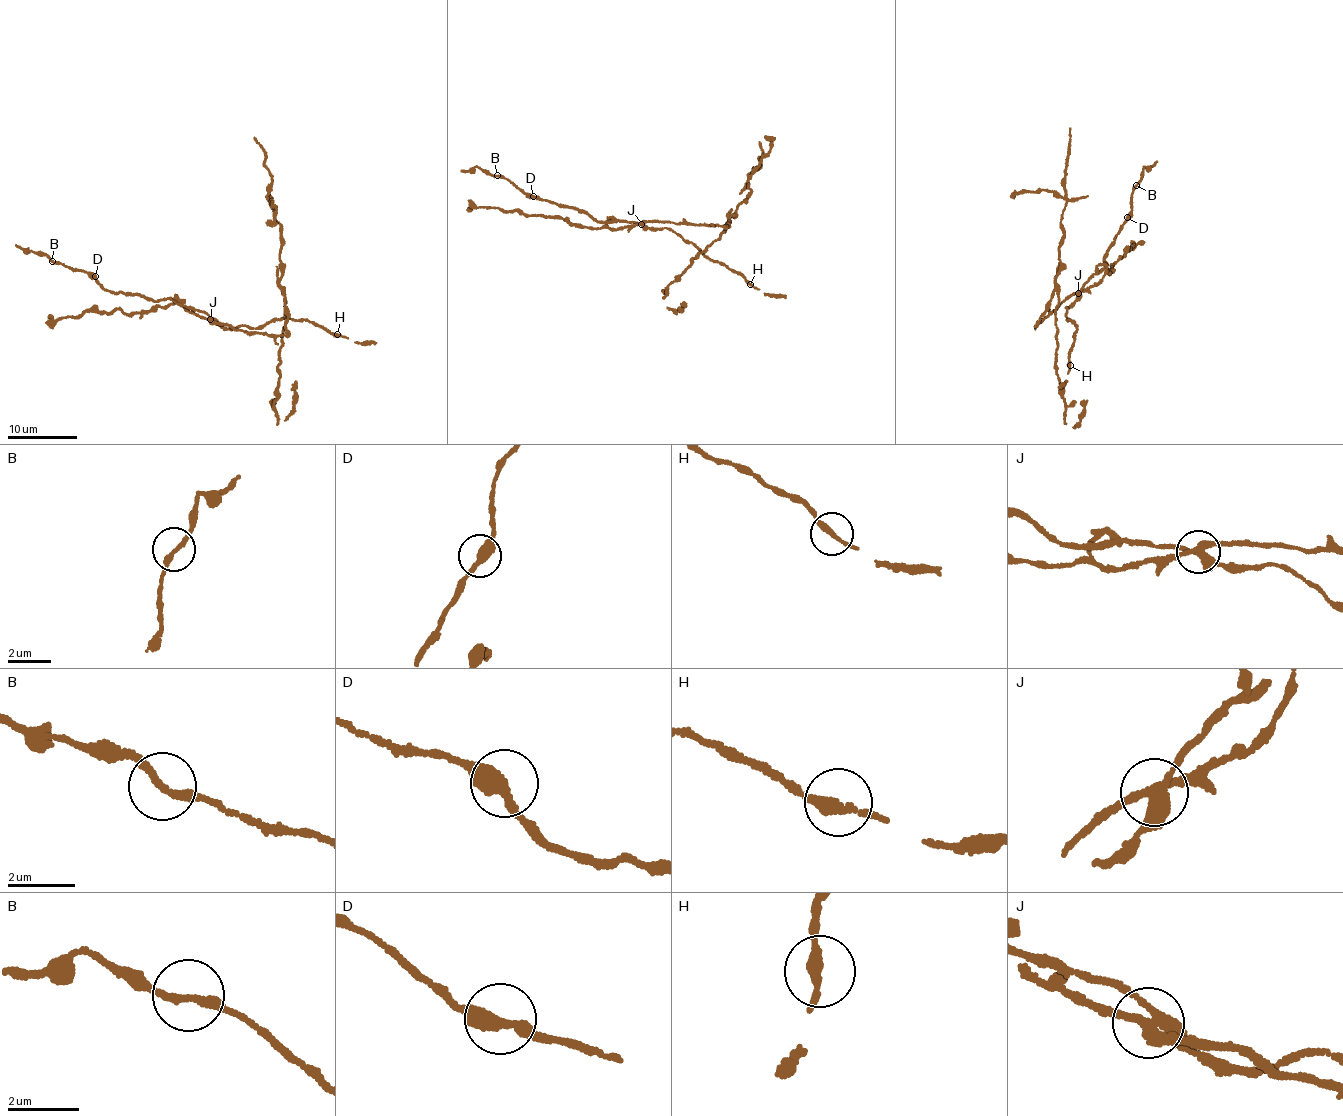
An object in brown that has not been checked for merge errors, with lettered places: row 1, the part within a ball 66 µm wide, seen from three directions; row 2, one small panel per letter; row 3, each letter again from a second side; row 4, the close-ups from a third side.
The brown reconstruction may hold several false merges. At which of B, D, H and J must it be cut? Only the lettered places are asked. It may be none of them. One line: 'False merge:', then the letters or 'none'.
False merge: B, J

